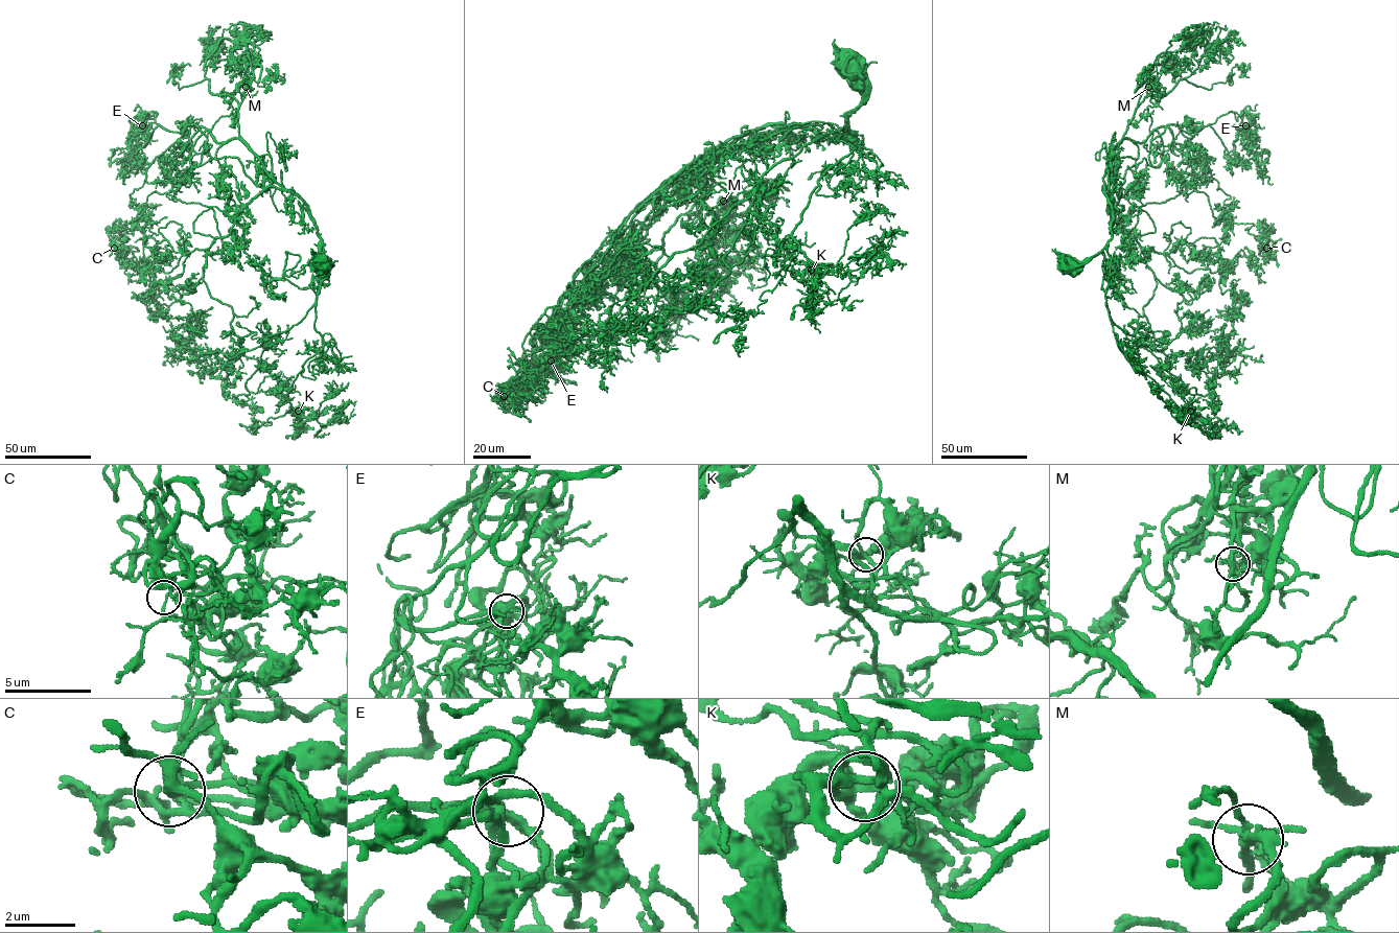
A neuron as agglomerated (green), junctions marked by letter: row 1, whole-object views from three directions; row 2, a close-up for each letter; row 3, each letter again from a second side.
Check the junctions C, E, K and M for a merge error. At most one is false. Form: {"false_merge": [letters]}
{"false_merge": []}

